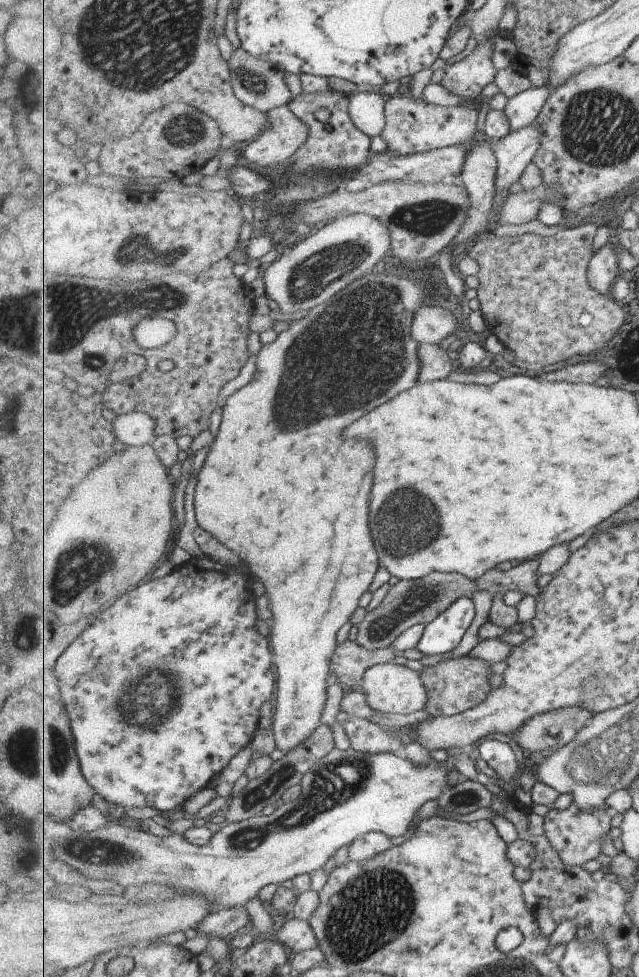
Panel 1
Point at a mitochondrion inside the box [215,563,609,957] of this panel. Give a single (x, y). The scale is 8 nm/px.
(337, 785)

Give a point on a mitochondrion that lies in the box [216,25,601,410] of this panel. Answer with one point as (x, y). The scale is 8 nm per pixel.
(325, 271)

